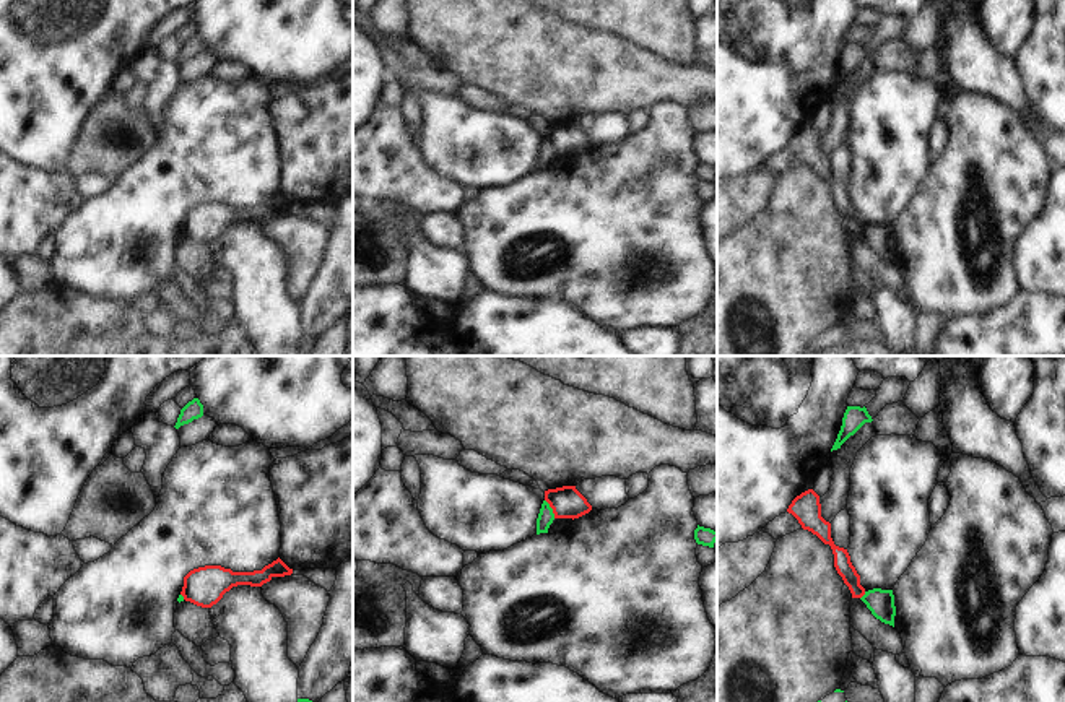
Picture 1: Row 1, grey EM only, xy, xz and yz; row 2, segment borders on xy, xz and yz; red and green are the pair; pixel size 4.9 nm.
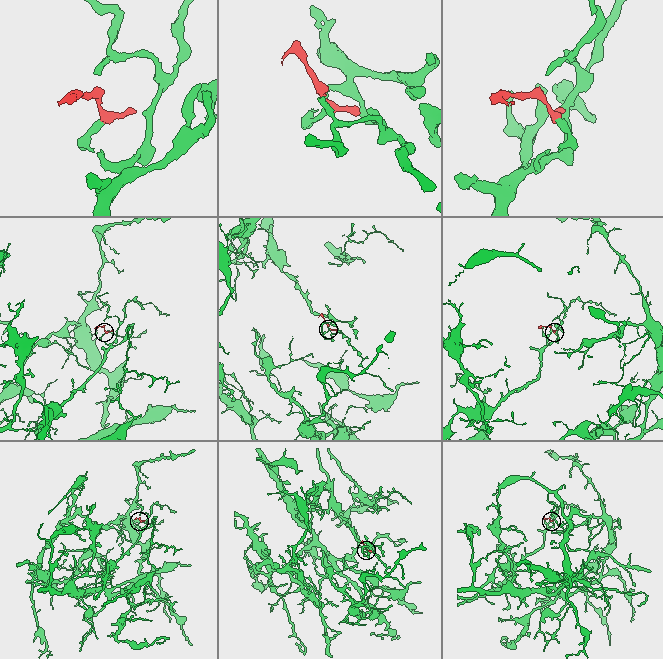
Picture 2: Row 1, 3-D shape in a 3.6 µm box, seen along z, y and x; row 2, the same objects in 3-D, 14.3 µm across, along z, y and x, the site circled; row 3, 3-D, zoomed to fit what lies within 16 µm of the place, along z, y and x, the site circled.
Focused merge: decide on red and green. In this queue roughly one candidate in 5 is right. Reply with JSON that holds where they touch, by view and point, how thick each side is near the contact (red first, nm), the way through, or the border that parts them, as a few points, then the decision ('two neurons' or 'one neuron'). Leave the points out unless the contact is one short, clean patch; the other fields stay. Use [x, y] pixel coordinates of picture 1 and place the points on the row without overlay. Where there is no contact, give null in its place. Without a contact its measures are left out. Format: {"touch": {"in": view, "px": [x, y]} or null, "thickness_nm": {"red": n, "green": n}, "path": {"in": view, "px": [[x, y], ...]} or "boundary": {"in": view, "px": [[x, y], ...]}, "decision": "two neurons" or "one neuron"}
{"touch": {"in": "xz", "px": [552, 143]}, "thickness_nm": {"red": 160, "green": 80}, "boundary": {"in": "xz", "px": [[545, 135], [555, 153]]}, "decision": "two neurons"}

